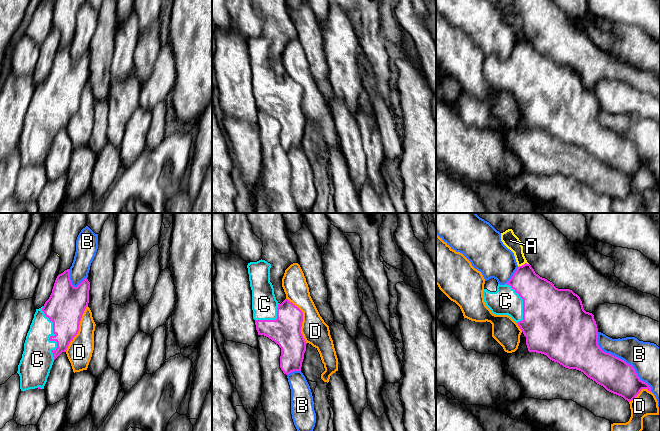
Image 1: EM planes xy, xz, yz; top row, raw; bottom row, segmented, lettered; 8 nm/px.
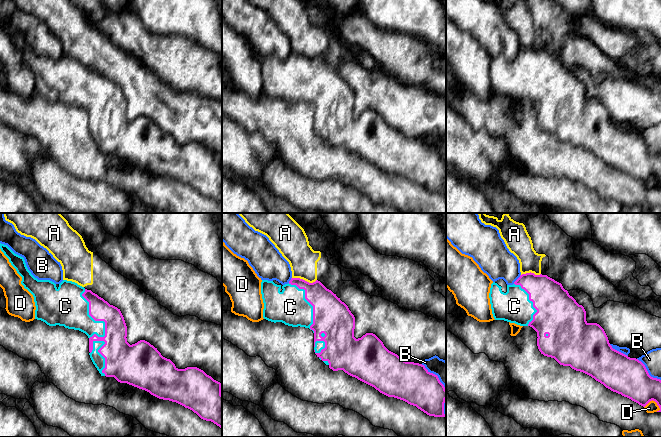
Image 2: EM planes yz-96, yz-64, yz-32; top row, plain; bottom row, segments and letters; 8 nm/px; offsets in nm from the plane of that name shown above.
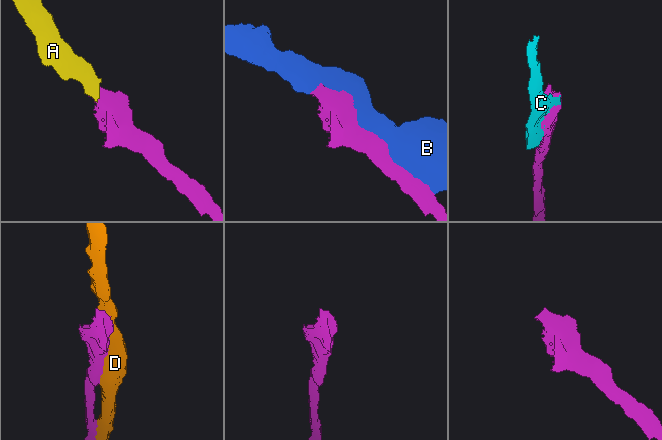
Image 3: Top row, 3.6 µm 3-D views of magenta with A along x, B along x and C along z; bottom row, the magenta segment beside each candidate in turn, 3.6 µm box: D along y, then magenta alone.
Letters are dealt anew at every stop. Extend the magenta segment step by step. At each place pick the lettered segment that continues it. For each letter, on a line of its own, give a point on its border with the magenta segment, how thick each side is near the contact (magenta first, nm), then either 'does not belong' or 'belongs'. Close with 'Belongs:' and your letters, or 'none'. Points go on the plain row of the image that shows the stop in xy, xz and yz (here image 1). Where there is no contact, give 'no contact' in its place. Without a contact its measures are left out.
A: meets magenta in yz at (524, 40); 260 nm thick on the magenta side, 120 nm on the other; does not belong
B: meets magenta in yz at (621, 135); 280 nm thick on the magenta side, 280 nm on the other; does not belong
C: meets magenta in xy at (52, 112); 300 nm thick on the magenta side, 260 nm on the other; belongs
D: meets magenta in xz at (302, 96); 240 nm thick on the magenta side, 220 nm on the other; does not belong
Belongs: C

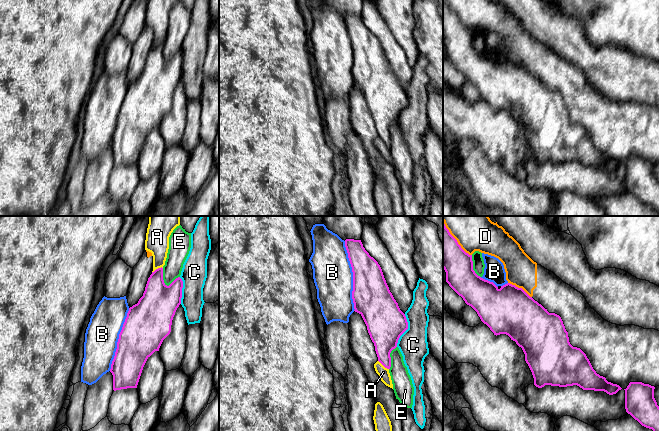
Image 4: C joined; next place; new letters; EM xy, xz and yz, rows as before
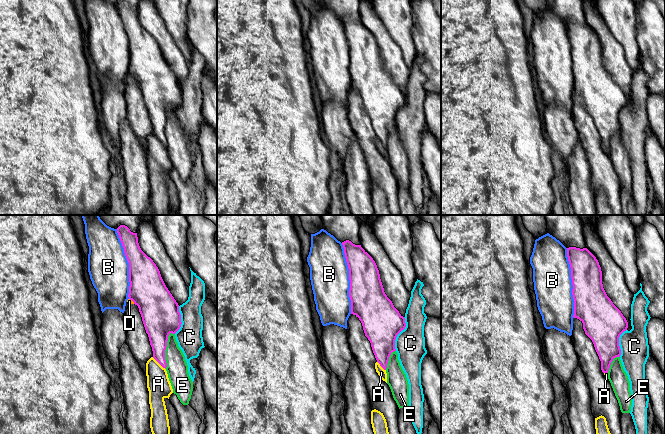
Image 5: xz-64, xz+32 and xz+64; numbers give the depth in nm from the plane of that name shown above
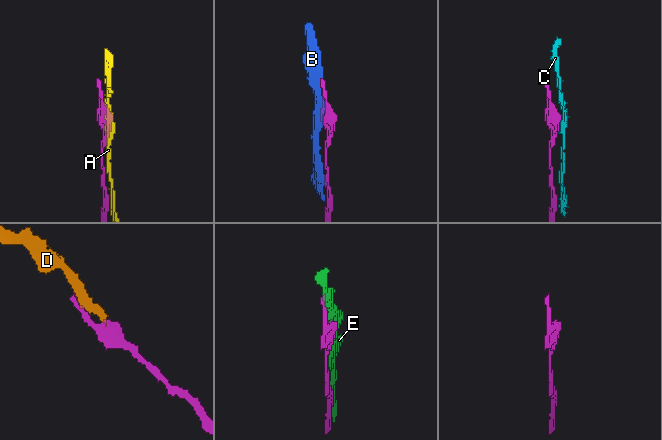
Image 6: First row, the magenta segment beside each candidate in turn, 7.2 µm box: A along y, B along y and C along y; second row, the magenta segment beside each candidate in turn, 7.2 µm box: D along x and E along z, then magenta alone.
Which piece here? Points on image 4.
A: meets magenta in xy at (158, 44); 260 nm thick on the magenta side, 190 nm on the other; does not belong
B: meets magenta in xz at (353, 52); 300 nm thick on the magenta side, 320 nm on the other; does not belong
C: meets magenta in xz at (406, 105); 320 nm thick on the magenta side, 240 nm on the other; does not belong
D: meets magenta in yz at (520, 64); 380 nm thick on the magenta side, 260 nm on the other; does not belong
E: meets magenta in xy at (164, 59); 320 nm thick on the magenta side, 160 nm on the other; does not belong
Belongs: none

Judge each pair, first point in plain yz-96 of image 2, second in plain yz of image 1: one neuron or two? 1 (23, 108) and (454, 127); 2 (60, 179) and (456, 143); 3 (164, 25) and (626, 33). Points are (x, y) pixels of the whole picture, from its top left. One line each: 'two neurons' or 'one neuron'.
1: two neurons
2: two neurons
3: two neurons

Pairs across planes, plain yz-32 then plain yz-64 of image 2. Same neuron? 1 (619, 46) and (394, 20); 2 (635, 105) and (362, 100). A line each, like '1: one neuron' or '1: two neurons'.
1: two neurons
2: one neuron

